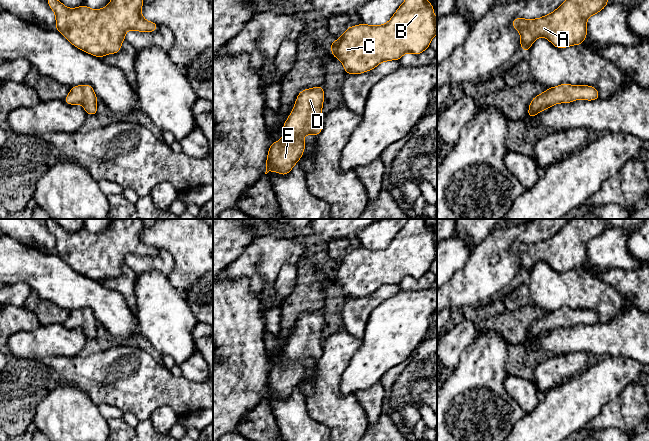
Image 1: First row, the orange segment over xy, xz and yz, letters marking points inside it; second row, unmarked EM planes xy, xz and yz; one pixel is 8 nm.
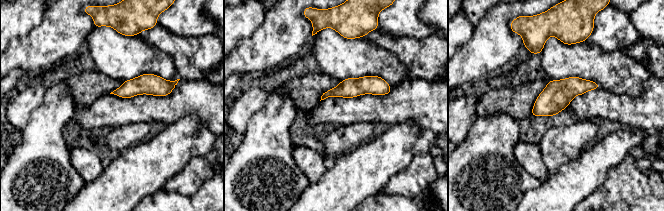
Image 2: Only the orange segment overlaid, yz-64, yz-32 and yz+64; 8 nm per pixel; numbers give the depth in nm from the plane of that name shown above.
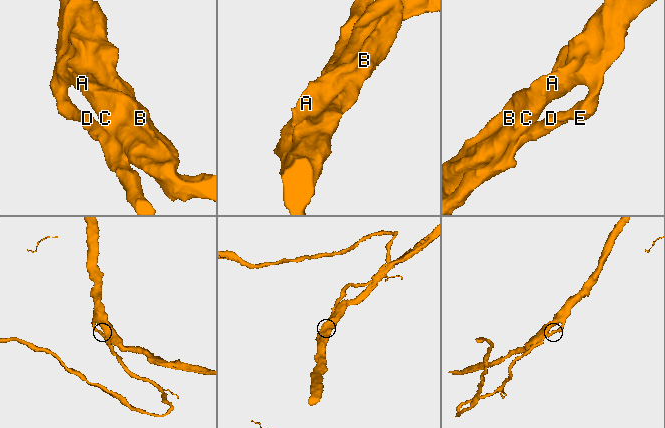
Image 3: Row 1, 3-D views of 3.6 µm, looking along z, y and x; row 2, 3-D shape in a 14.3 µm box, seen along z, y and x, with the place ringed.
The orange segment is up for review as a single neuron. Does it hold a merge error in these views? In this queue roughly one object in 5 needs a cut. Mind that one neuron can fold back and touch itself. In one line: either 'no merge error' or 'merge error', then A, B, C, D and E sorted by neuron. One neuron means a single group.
no merge error | A B C D E

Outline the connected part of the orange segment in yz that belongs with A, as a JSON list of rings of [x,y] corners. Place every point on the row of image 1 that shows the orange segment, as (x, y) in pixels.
[[[565,0],[551,14],[537,19],[515,18],[511,25],[520,33],[526,53],[533,42],[544,37],[556,48],[581,45],[587,36],[587,19],[608,5],[608,0]]]

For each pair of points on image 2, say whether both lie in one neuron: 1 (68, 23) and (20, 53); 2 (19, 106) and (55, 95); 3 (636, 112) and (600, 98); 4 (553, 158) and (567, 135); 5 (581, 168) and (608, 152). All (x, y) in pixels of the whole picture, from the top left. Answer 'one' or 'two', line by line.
1: one
2: two
3: one
4: one
5: one

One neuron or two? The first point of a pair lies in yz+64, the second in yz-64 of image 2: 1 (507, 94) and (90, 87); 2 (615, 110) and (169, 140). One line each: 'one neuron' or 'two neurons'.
1: one neuron
2: two neurons

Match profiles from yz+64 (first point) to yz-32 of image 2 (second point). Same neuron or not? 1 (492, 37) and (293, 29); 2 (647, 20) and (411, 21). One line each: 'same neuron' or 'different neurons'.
1: same neuron
2: different neurons

